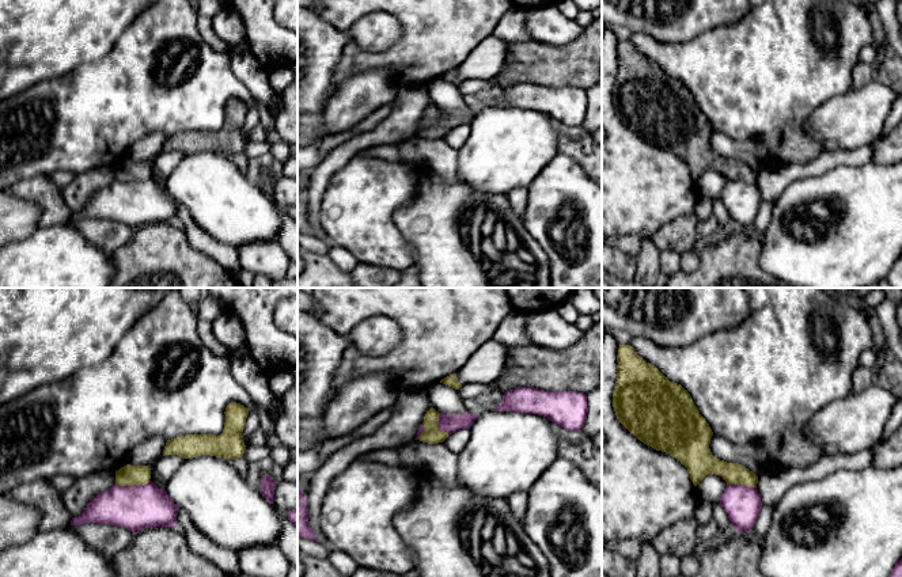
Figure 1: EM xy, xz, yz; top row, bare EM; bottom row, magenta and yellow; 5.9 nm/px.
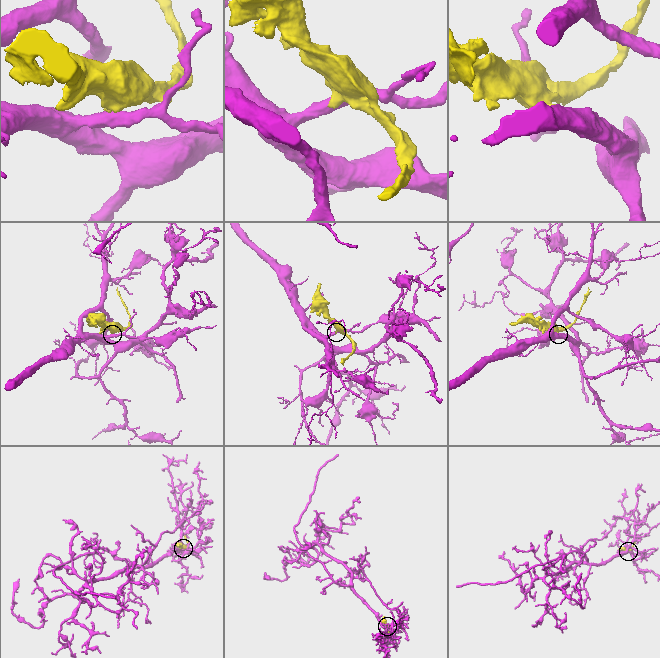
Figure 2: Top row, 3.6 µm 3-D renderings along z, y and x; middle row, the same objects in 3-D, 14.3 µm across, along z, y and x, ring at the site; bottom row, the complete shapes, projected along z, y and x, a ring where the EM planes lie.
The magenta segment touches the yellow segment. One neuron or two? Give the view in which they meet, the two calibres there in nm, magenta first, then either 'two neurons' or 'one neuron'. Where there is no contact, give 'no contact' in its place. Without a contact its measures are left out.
xy | 260/130 nm | two neurons

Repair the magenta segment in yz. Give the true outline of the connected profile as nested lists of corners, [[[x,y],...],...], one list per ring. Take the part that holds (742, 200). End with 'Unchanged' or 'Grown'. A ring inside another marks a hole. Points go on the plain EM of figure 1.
[[[727,181],[720,200],[728,210],[734,227],[750,228],[758,216],[762,197],[757,183]]]. Unchanged

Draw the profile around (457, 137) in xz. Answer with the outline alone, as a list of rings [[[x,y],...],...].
[[[461,125],[450,130],[443,138],[446,143],[455,148],[461,149],[470,136],[470,125]]]

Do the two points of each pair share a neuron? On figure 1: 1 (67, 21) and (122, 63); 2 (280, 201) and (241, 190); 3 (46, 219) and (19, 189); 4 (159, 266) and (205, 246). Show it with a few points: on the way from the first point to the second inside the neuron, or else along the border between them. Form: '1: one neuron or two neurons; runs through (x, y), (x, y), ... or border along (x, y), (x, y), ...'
1: two neurons; border along (128, 27), (101, 59), (86, 61), (79, 67)
2: two neurons; border along (271, 200), (280, 219), (279, 231)
3: one neuron; runs through (46, 209), (46, 205), (29, 189)
4: two neurons; border along (181, 227), (192, 246), (208, 254), (223, 268)

